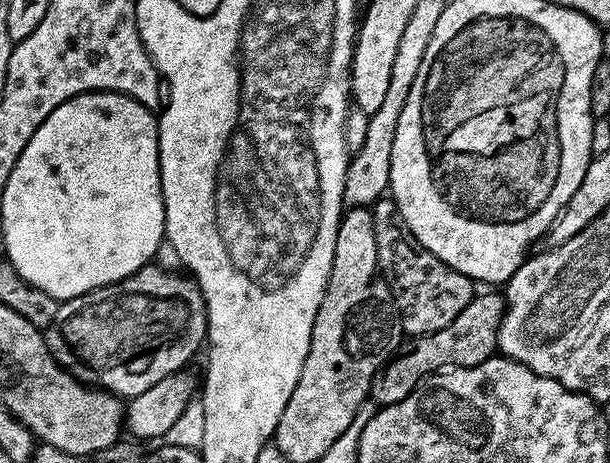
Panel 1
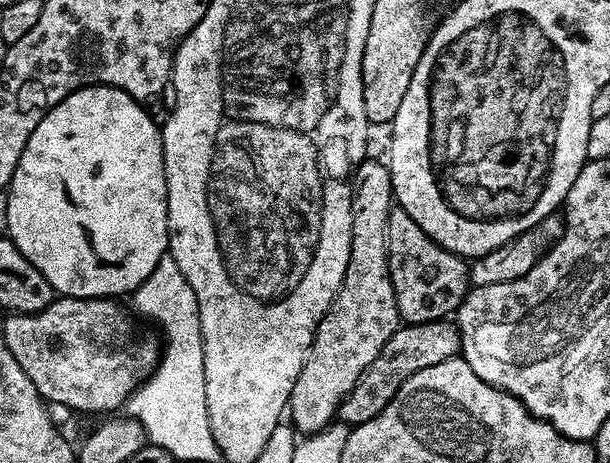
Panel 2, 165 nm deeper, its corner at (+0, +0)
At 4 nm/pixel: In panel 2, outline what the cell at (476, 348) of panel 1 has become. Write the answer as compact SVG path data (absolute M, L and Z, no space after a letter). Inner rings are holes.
M451 319L397 327L396 333L388 339L386 346L382 346L378 358L374 358L374 362L366 366L354 390L350 390L350 394L340 403L339 419L349 426L370 422L370 418L386 410L386 406L392 401L394 394L398 394L406 378L418 374L418 370L426 370L426 366L438 366L438 362L446 362L460 355L460 330Z

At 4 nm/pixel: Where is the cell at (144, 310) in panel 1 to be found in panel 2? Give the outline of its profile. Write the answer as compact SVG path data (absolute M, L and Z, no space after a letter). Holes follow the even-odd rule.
M60 296L40 312L5 315L2 335L6 338L6 346L10 354L14 354L18 366L26 370L26 378L34 382L38 394L49 405L61 404L76 412L112 414L123 409L132 393L152 375L162 355L161 337L155 331L136 332L129 309L125 305L124 309L120 304L123 303L112 298L83 300L73 296Z

